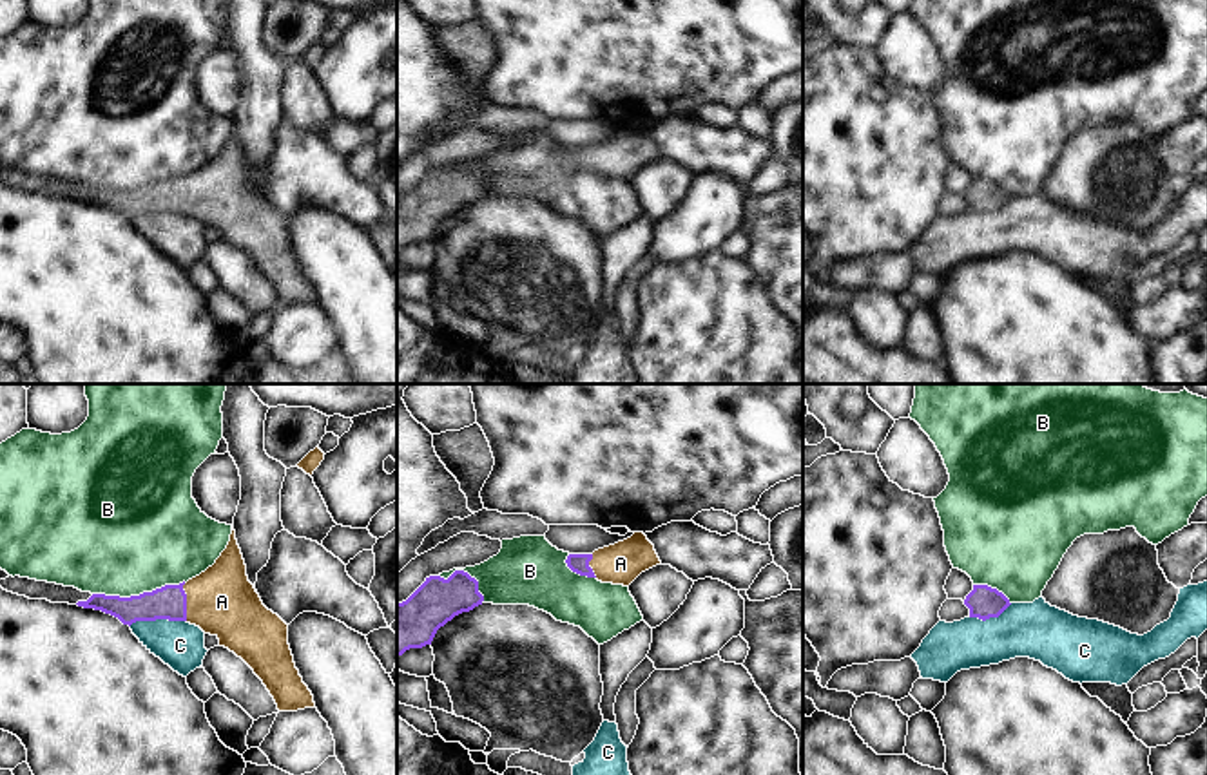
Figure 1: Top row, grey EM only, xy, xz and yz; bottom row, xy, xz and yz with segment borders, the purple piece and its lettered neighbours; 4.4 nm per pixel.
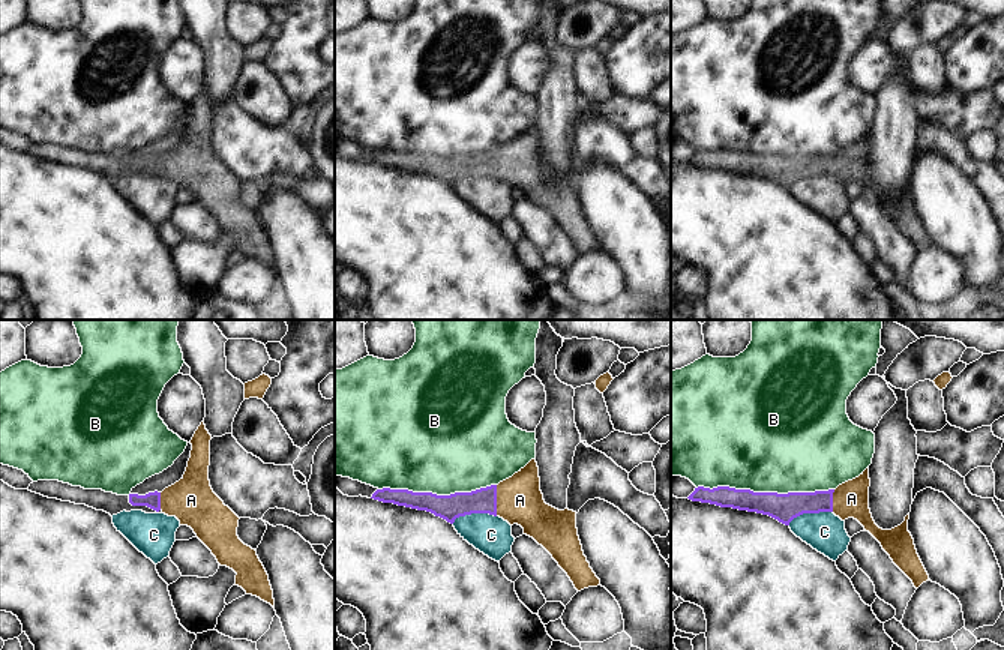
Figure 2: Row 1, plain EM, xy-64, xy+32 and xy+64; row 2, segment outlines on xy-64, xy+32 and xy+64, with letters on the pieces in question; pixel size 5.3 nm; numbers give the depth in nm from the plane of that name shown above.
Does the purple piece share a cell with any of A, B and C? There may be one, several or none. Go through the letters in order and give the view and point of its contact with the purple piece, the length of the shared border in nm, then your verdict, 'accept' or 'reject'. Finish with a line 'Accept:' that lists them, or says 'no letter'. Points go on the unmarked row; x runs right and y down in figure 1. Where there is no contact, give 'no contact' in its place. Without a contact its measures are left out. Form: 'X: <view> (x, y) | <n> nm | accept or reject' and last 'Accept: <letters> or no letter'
A: xy (185, 196) | 170 nm | accept
B: xy (140, 189) | 420 nm | reject
C: xy (156, 212) | 260 nm | reject
Accept: A

